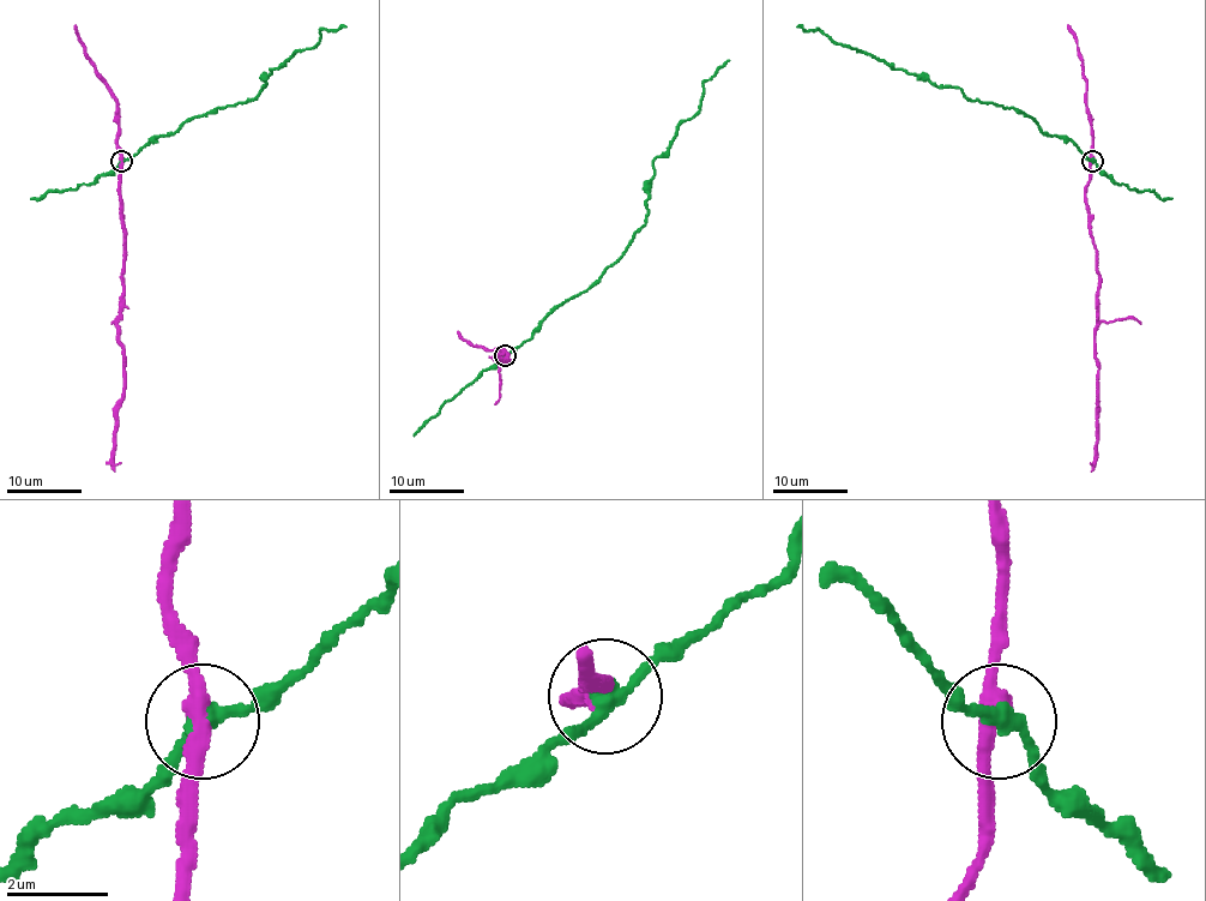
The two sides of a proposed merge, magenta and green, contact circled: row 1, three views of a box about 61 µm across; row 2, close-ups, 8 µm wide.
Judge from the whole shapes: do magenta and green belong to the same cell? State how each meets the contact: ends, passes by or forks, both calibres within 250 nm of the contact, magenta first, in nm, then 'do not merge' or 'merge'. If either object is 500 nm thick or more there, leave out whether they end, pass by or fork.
magenta passes by; green passes by; 360 nm thick on the magenta side, 280 nm on the other; do not merge

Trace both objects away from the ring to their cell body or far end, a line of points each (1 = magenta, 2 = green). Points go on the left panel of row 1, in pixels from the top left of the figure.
1: (121, 160), (124, 310), (118, 331), (124, 350), (124, 401), (118, 410), (114, 472)
2: (121, 160), (151, 139), (169, 136), (186, 121), (252, 101), (270, 68), (317, 44), (320, 30), (347, 26)

